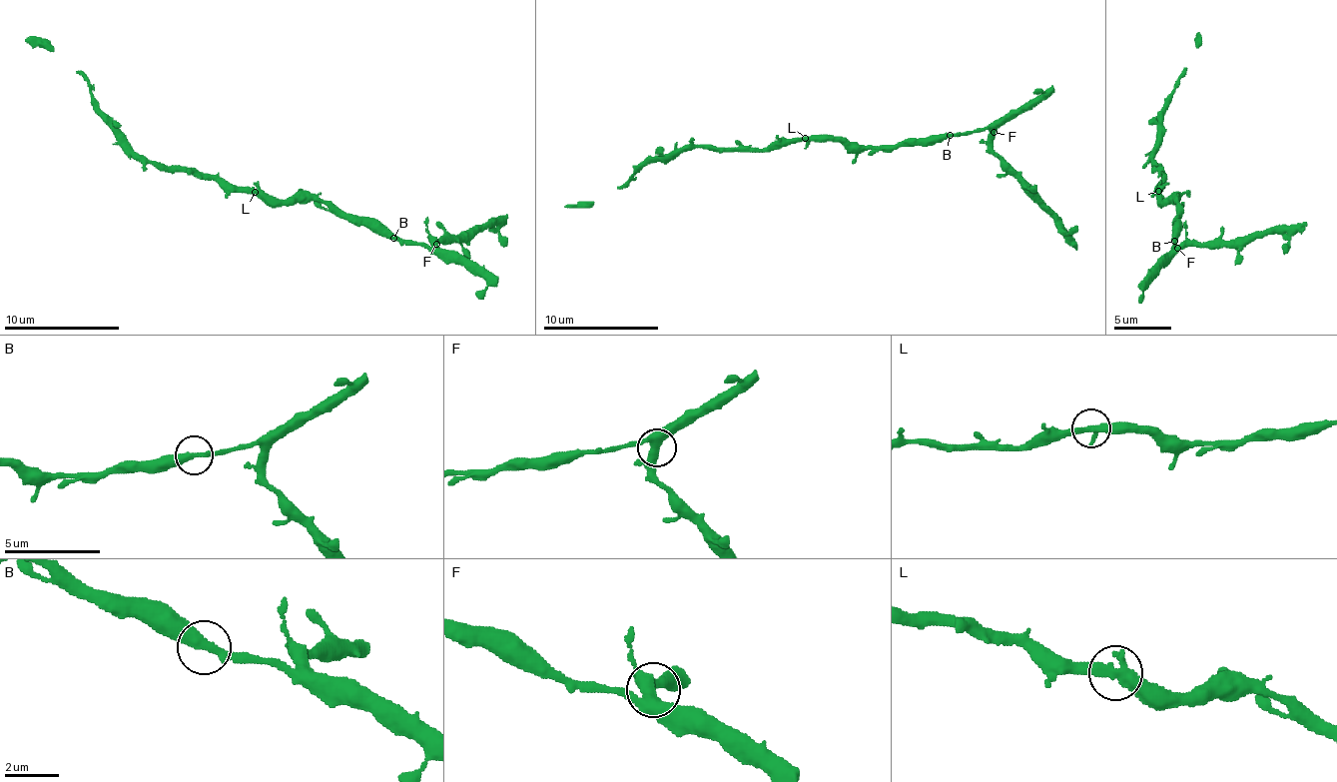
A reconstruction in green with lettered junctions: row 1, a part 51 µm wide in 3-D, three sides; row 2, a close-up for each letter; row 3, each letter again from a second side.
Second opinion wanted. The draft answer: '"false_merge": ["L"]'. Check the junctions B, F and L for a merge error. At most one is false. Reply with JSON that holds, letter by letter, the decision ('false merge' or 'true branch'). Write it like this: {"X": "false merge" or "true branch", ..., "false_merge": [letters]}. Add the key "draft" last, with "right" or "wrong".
{"B": "true branch", "F": "true branch", "L": "true branch", "false_merge": [], "draft": "wrong"}

